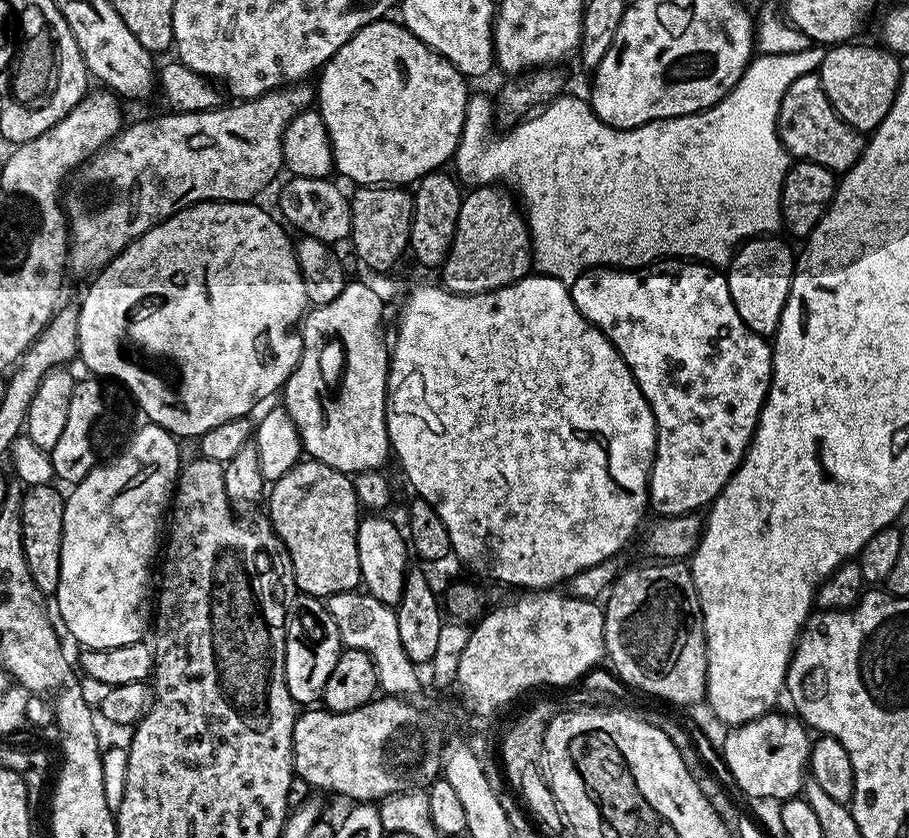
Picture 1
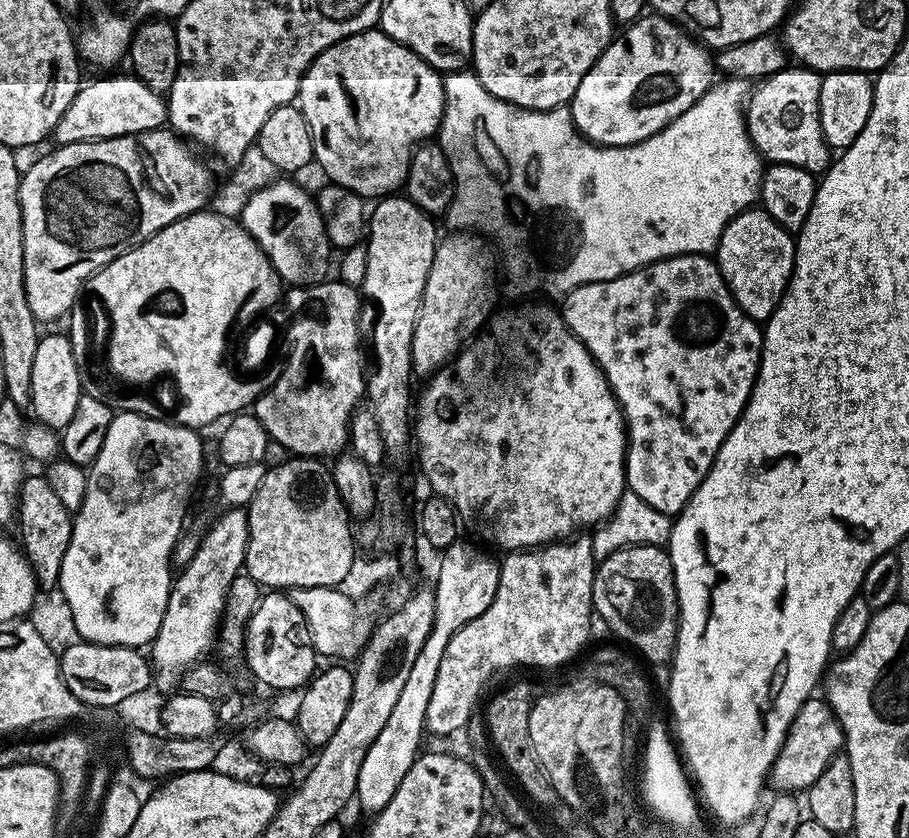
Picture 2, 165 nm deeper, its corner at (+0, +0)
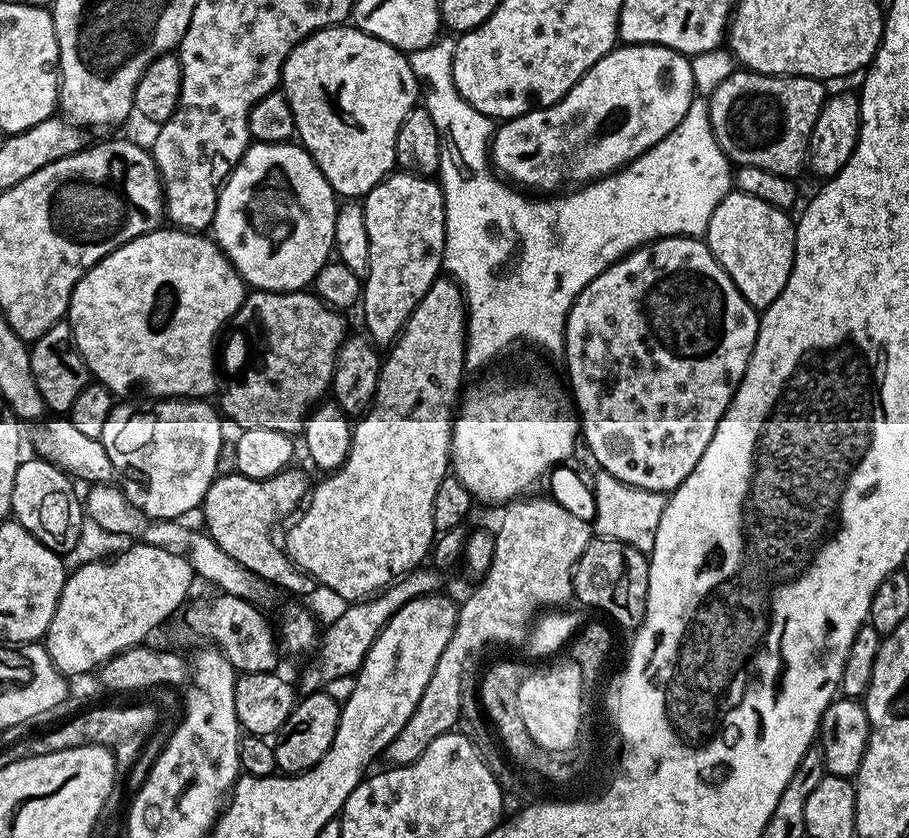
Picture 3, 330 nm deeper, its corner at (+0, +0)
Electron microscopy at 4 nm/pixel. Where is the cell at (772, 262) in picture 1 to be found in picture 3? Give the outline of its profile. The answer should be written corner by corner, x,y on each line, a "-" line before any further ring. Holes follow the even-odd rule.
739,190
727,192
714,214
710,214
708,249
751,308
769,308
790,278
796,253
796,226
788,215
785,209
770,206
770,202

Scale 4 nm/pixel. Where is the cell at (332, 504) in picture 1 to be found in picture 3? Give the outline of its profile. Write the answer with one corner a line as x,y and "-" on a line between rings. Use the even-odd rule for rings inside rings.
286,467
278,474
261,480
246,478
235,470
229,471
229,476
217,475
210,490
206,490
202,513
204,512
203,527
206,532
230,558
234,558
234,561
269,585
277,584
278,587
285,588
288,592
297,592
300,598
304,598
316,588
316,581
308,573
300,571
284,553
277,537
276,540
272,537
272,527
283,516
291,517
309,495
308,476
296,467

